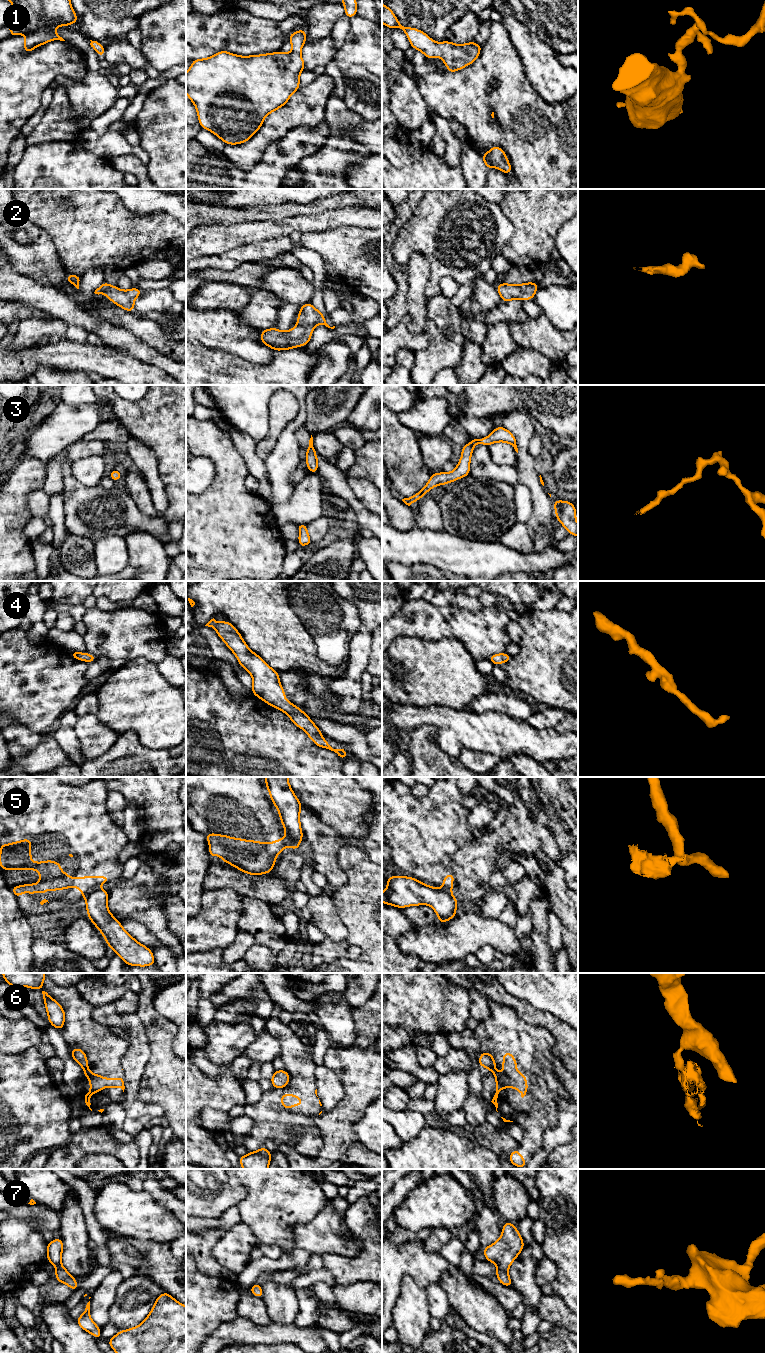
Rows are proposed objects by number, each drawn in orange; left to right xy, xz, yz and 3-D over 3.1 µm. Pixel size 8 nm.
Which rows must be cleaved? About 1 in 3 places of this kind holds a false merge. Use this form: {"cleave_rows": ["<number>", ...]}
{"cleave_rows": ["5", "6"]}

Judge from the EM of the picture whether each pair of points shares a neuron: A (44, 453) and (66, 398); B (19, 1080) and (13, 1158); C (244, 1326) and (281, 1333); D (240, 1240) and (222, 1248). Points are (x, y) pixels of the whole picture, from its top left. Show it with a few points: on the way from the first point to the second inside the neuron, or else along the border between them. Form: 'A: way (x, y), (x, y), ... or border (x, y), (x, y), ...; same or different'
A: border (61, 401), (69, 405), (88, 403); different
B: way (25, 1099), (26, 1139); same
C: way (253, 1333), (272, 1333); same
D: way (236, 1244), (232, 1248), (226, 1248); same

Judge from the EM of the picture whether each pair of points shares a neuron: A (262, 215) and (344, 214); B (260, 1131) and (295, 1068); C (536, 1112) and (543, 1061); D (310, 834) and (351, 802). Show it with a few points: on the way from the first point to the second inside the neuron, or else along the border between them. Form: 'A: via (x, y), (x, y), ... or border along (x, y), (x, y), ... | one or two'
A: border along (336, 208), (290, 217) | two
B: via (275, 1115), (275, 1110), (294, 1091), (297, 1084) | one
C: via (547, 1099), (546, 1074) | one
D: border along (307, 807), (322, 821), (345, 835) | two

